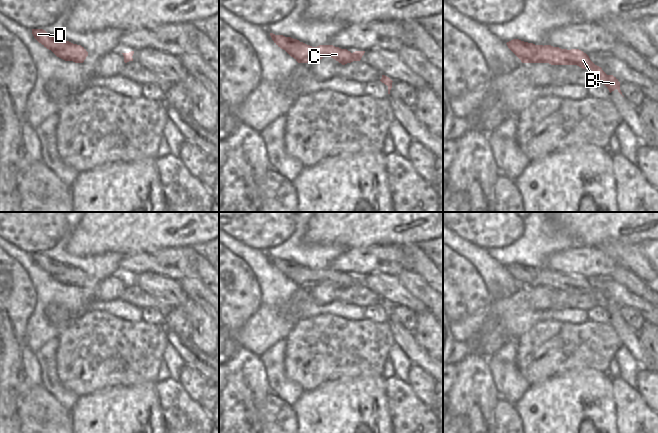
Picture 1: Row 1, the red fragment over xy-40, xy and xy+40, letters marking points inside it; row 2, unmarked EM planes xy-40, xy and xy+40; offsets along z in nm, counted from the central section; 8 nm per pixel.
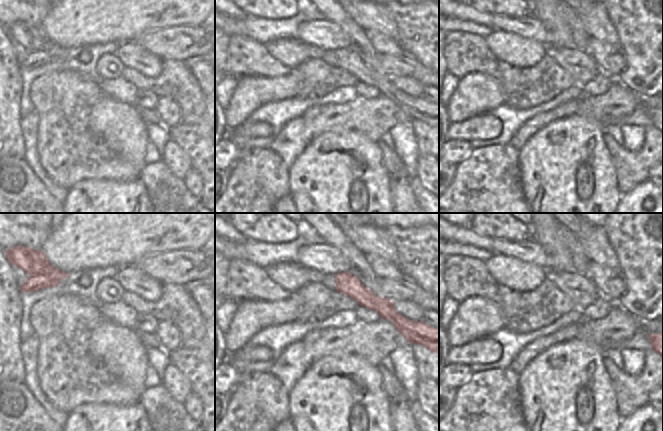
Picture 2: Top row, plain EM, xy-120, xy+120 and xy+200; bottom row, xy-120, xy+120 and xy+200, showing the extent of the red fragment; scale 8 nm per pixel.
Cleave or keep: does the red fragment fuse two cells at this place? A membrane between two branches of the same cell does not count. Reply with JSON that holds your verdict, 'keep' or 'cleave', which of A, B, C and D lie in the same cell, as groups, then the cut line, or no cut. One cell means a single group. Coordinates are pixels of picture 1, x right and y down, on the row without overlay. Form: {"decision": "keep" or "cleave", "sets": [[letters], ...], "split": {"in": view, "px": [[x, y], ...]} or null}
{"decision": "cleave", "sets": [["A", "B", "C"], ["D"]], "split": {"in": "xy+40", "px": [[542, 269], [531, 273], [530, 282], [520, 283]]}}

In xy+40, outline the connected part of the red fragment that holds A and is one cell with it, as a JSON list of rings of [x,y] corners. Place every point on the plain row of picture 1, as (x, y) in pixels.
[[[551,269],[533,271],[531,283],[521,283],[522,287],[549,287],[551,289],[577,289],[591,293],[596,298],[596,305],[603,307],[611,317],[615,313],[622,319],[620,306],[613,299],[607,299],[601,291],[595,289],[589,280],[579,273],[561,273]]]

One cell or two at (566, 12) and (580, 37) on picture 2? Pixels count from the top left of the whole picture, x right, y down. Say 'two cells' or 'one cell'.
one cell

